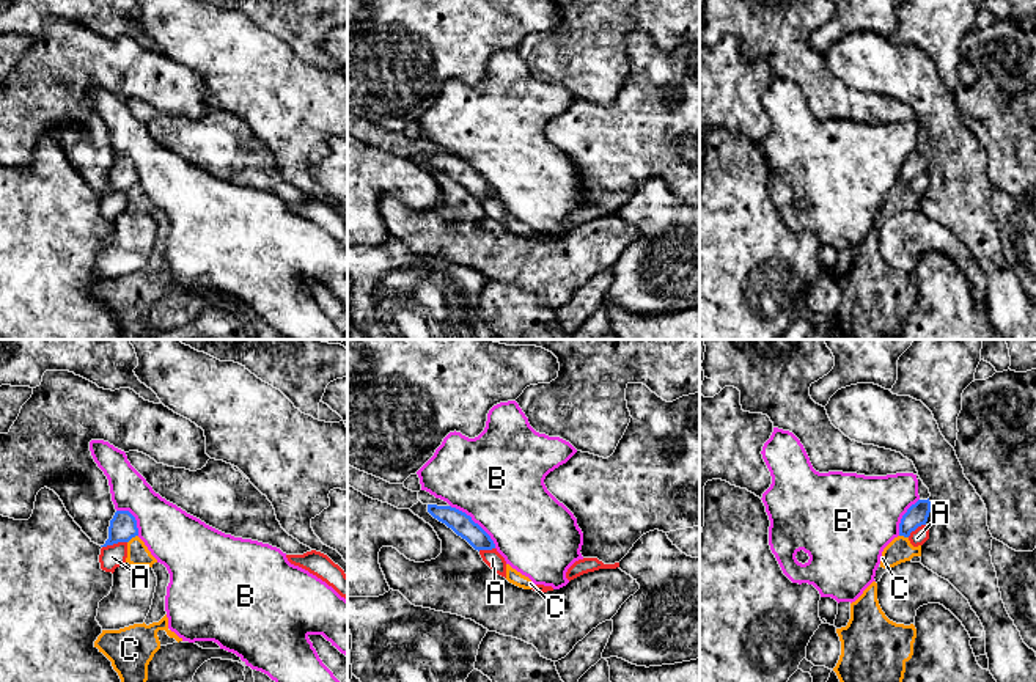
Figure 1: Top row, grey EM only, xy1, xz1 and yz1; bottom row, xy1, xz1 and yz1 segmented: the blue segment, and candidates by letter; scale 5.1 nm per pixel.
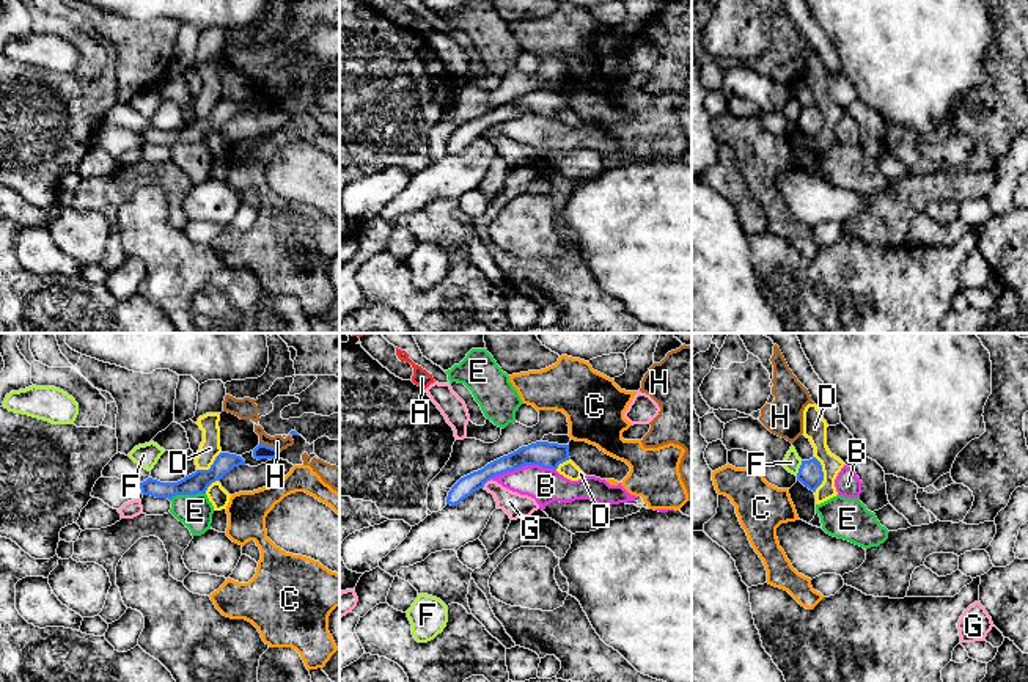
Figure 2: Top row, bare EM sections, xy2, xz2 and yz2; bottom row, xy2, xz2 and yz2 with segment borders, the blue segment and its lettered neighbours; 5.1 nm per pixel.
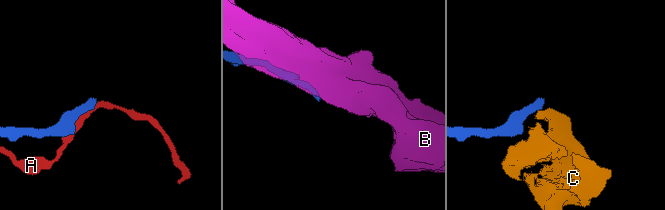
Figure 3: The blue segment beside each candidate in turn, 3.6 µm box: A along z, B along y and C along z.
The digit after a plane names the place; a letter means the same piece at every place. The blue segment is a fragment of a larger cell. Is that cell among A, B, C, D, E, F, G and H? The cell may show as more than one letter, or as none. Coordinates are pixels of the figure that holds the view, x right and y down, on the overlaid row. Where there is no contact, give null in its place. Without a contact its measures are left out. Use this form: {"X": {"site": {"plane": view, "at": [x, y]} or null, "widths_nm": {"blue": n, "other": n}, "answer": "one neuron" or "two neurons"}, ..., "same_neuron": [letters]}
{"A": {"site": {"plane": "xy1", "at": [113, 542]}, "widths_nm": {"blue": 140, "other": 120}, "answer": "two neurons"}, "B": {"site": {"plane": "xz2", "at": [522, 465]}, "widths_nm": {"blue": 130, "other": 180}, "answer": "two neurons"}, "C": {"site": {"plane": "xy1", "at": [132, 536]}, "widths_nm": {"blue": 140, "other": 110}, "answer": "two neurons"}, "D": {"site": {"plane": "yz2", "at": [822, 475]}, "widths_nm": {"blue": 130, "other": 130}, "answer": "two neurons"}, "E": {"site": {"plane": "xy2", "at": [187, 494]}, "widths_nm": {"blue": 110, "other": 180}, "answer": "two neurons"}, "F": {"site": {"plane": "yz2", "at": [799, 469]}, "widths_nm": {"blue": 130, "other": 90}, "answer": "two neurons"}, "G": {"site": {"plane": "xz2", "at": [486, 481]}, "widths_nm": {"blue": 100, "other": 130}, "answer": "two neurons"}, "H": {"site": {"plane": "xy2", "at": [269, 447]}, "widths_nm": {"blue": 80, "other": 70}, "answer": "two neurons"}, "same_neuron": []}

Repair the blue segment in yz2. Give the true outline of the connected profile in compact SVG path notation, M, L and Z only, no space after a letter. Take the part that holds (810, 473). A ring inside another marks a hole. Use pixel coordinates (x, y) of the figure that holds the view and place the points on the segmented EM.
M816 457L810 460L802 460L802 465L797 473L797 481L800 481L810 490L816 492L816 489L824 481L824 471L821 462Z

